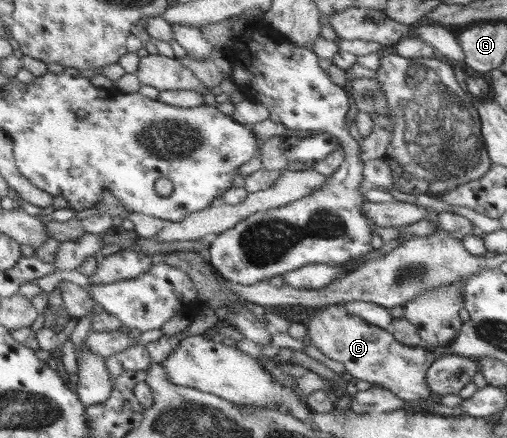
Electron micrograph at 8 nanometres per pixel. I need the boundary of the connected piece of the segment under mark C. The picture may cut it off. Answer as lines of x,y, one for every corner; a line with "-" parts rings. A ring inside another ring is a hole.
345,304
330,305
317,311
314,308
307,328
312,344
331,360
343,363
356,380
369,381
373,386
381,385
404,402
426,400
432,394
426,376
436,359
429,347
399,342
388,329
352,315

